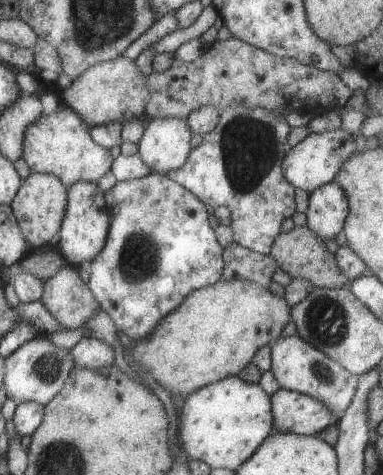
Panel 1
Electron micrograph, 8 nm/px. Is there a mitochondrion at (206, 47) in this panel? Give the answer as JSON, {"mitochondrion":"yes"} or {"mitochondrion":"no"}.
{"mitochondrion":"no"}

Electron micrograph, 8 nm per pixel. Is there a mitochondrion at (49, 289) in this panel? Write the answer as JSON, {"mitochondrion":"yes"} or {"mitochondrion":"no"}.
{"mitochondrion":"no"}

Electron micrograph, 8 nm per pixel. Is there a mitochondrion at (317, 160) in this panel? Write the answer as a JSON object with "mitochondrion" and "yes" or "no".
{"mitochondrion":"no"}

